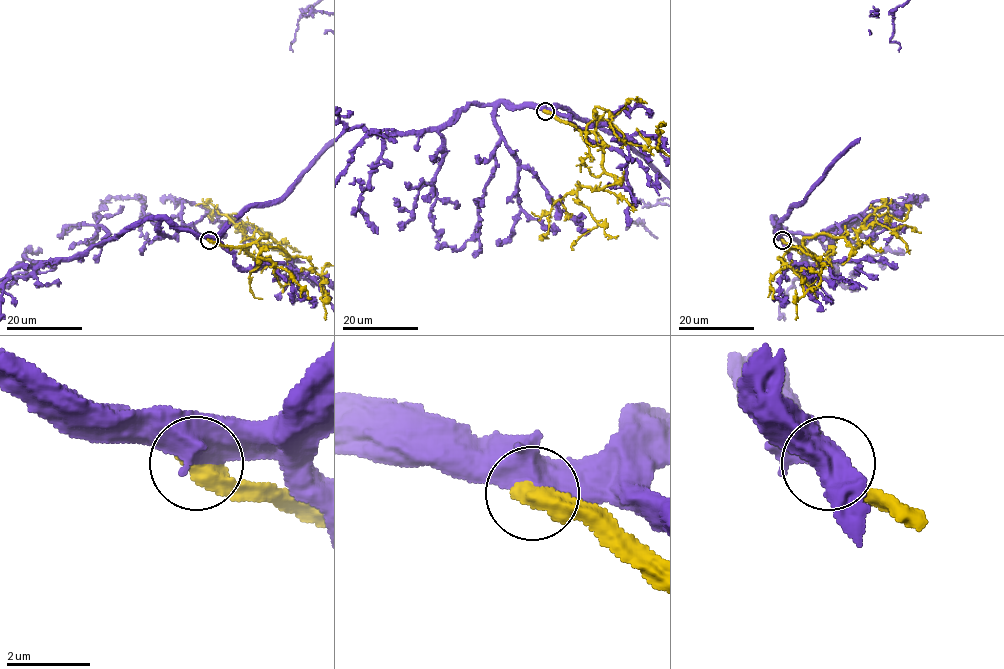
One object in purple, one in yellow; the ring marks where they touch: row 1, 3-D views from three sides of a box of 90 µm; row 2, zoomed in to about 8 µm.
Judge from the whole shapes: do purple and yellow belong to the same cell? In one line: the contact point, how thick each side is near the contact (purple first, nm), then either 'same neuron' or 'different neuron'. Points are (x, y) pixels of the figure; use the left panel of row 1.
place (209, 240); calibres 650 and 550 nm; different neuron

